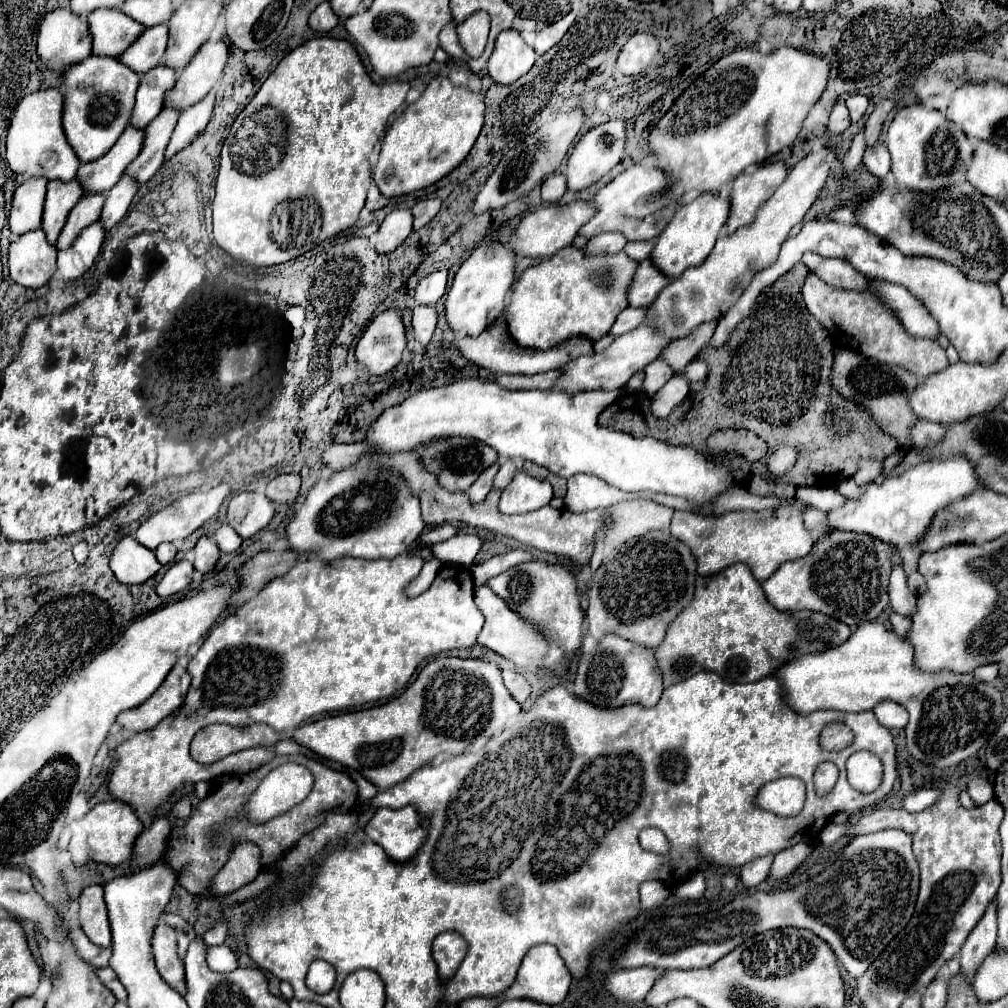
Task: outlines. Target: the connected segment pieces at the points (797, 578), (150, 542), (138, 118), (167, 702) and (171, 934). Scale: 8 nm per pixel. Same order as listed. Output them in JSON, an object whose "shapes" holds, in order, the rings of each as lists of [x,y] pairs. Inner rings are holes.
{"shapes":[[[[836,530],[822,536],[810,554],[784,562],[762,582],[762,588],[770,604],[778,610],[814,610],[842,620],[848,626],[858,626],[874,620],[888,606],[892,554],[900,554],[900,550],[888,542],[878,542],[868,534]]],[[[220,484],[216,488],[210,490],[202,490],[202,492],[192,492],[188,496],[182,496],[180,500],[164,506],[162,510],[158,510],[156,514],[152,514],[148,520],[144,520],[140,524],[140,528],[136,530],[134,538],[144,544],[150,550],[156,550],[156,546],[160,542],[174,542],[174,540],[184,540],[188,534],[192,534],[196,528],[200,528],[204,522],[208,522],[212,516],[216,516],[216,512],[220,510],[224,498],[230,494],[230,484]]],[[[160,64],[148,70],[136,92],[136,106],[130,124],[136,128],[146,128],[164,108],[164,96],[172,86],[176,86],[178,70]]],[[[176,664],[166,676],[166,680],[162,682],[162,686],[142,706],[136,706],[132,710],[118,714],[116,720],[128,732],[142,732],[142,730],[154,728],[162,718],[170,716],[182,706],[186,692],[190,688],[190,682],[192,680],[188,676],[188,670]]],[[[162,918],[158,920],[152,934],[152,954],[160,976],[180,994],[184,994],[184,966],[176,954],[176,930],[168,926]]]]}

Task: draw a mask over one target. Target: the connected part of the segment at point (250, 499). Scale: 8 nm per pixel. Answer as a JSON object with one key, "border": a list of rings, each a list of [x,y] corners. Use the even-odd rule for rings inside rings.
{"border":[[[240,492],[230,500],[228,506],[228,522],[242,538],[250,538],[266,528],[272,516],[274,504],[270,498],[258,492]]]}

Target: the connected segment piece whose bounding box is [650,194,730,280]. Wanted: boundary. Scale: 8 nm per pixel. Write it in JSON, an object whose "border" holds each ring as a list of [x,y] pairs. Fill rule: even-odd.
{"border":[[[702,194],[690,204],[682,204],[664,232],[658,236],[650,260],[664,272],[668,278],[678,278],[686,268],[698,266],[706,260],[710,250],[716,244],[716,238],[730,216],[730,198],[720,194]]]}

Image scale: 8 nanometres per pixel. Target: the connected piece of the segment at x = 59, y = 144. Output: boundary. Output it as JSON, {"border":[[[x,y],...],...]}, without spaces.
{"border":[[[56,88],[38,90],[22,98],[6,134],[6,160],[14,172],[26,176],[44,176],[48,180],[62,182],[70,182],[76,176],[80,162],[64,136],[62,112],[64,96]]]}

